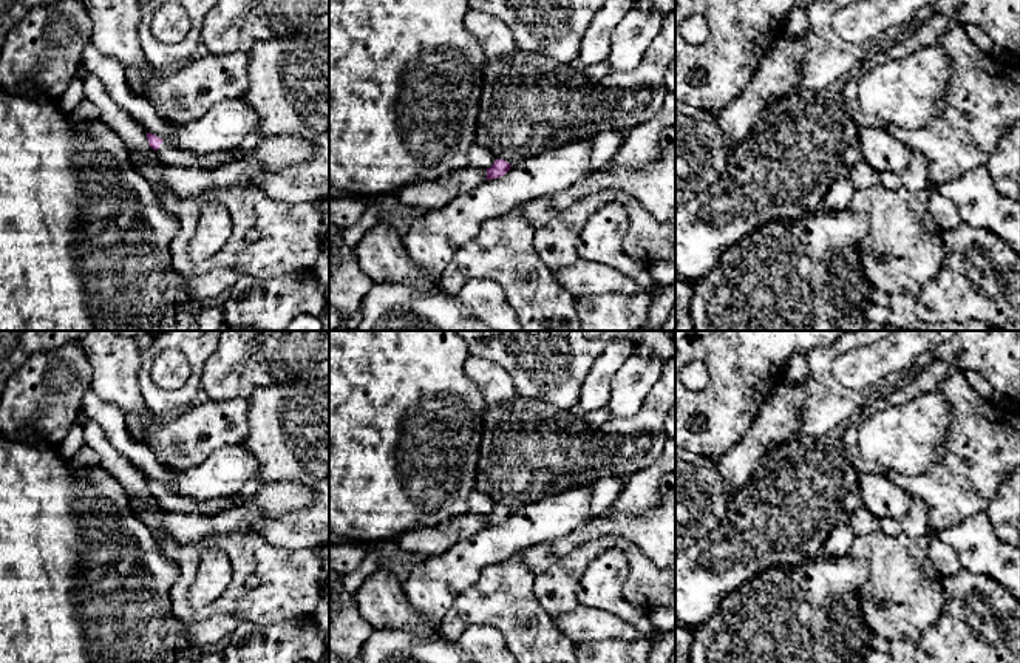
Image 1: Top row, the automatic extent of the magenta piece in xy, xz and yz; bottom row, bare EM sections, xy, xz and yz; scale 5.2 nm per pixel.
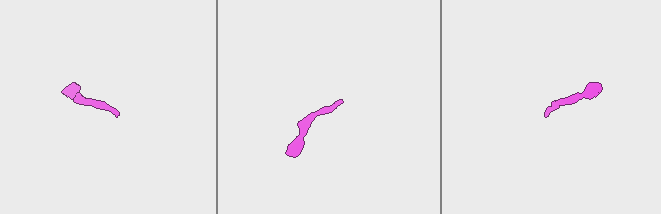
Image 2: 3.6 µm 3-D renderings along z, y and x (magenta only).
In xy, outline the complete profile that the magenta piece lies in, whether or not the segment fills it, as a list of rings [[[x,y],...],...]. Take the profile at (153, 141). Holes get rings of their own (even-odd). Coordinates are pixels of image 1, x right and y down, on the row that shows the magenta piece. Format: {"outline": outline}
{"outline": [[[147,133],[148,145],[158,153],[158,156],[170,165],[179,167],[218,167],[226,165],[227,162],[236,162],[244,159],[249,153],[241,150],[227,150],[223,153],[212,155],[193,155],[187,151],[181,151],[168,144],[168,141],[162,141],[156,134]]]}

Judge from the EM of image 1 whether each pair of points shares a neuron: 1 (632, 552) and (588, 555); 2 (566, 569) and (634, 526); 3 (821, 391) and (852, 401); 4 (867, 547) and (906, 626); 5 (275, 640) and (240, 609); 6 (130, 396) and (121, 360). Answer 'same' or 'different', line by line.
1: same
2: different
3: same
4: same
5: different
6: same

